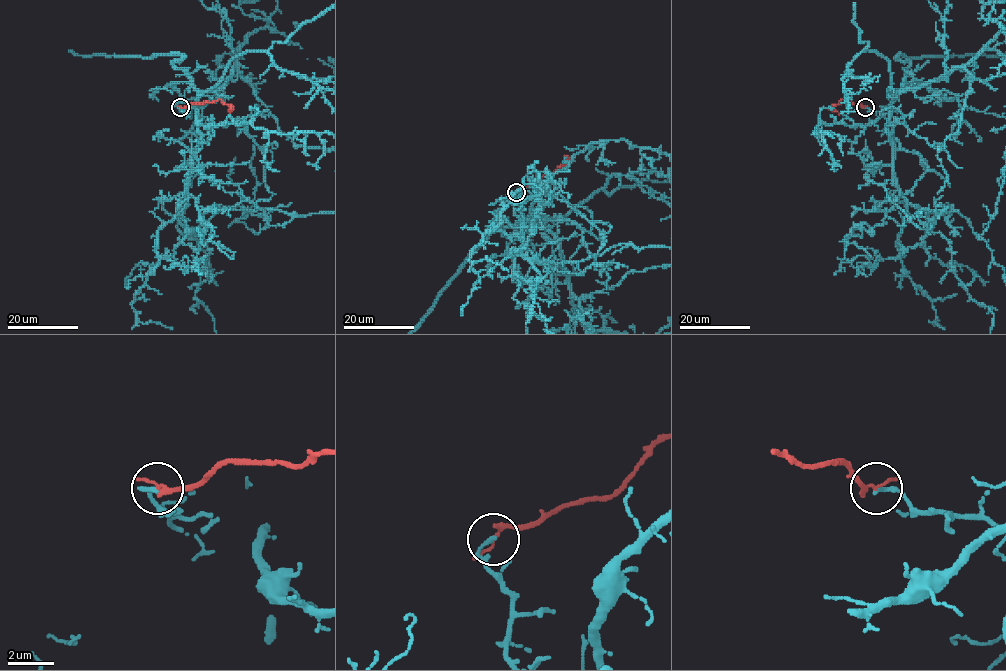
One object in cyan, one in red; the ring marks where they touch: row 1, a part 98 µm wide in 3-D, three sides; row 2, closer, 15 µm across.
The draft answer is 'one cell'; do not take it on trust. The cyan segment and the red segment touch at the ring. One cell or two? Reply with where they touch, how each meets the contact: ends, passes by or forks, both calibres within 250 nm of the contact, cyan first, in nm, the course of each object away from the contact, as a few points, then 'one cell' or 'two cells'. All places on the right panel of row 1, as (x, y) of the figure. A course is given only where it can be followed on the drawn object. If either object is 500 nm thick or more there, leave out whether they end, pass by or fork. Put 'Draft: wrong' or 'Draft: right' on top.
Draft: wrong
at (865, 107); cyan ends there; red passes by; 170 nm thick on the cyan side, 160 nm on the other; cyan runs (865, 107), (890, 111), (891, 74), (882, 55), (862, 51); red runs (865, 107), (842, 99), (832, 107), (839, 114); two cells

